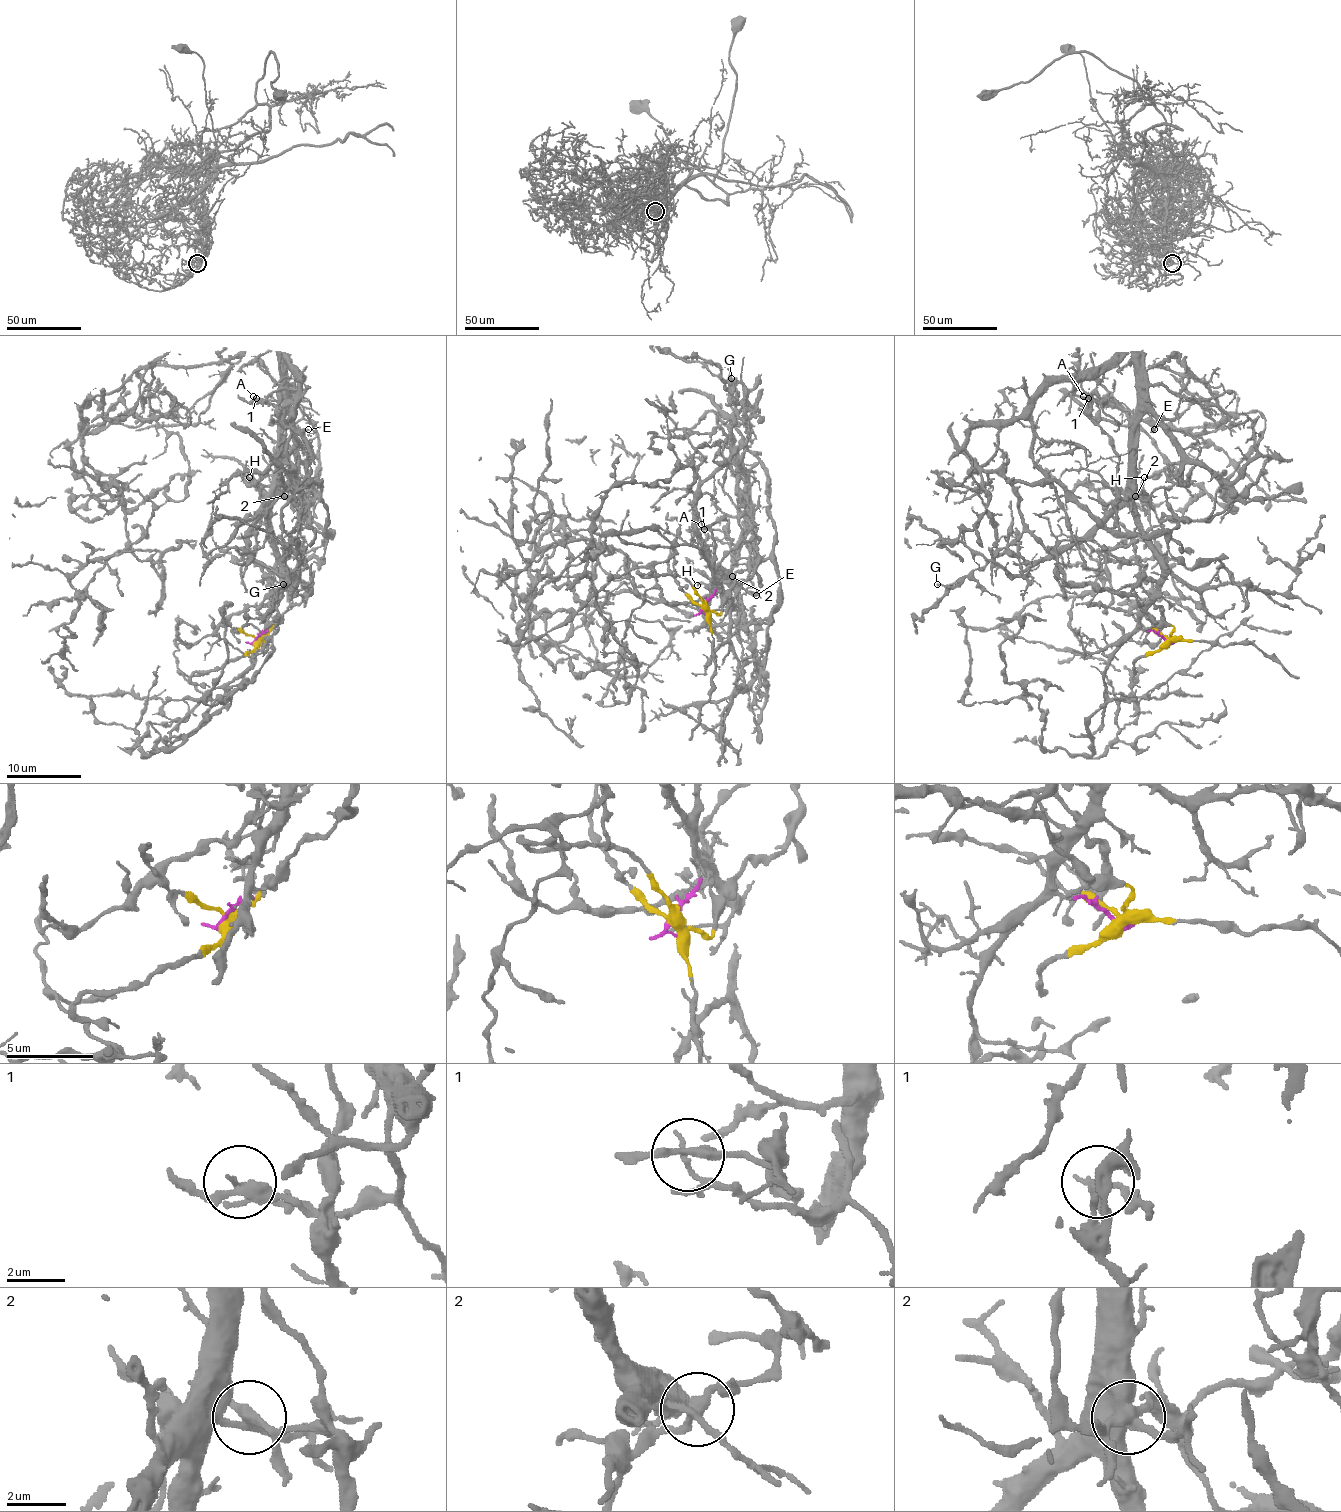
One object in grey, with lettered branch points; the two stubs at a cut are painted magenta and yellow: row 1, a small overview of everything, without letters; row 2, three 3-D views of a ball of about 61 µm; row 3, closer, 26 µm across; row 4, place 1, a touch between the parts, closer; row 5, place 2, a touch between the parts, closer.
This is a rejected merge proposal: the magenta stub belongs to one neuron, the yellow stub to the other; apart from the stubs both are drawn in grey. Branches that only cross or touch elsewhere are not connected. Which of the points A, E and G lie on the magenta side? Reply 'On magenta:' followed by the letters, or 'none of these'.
On magenta: A, E

